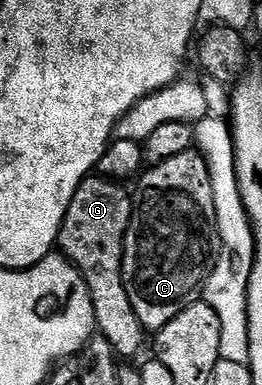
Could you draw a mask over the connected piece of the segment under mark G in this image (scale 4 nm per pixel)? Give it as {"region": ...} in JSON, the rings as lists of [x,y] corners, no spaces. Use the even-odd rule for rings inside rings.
{"region":[[[101,174],[87,176],[84,182],[80,182],[76,194],[72,194],[72,202],[64,214],[57,242],[61,255],[84,278],[92,298],[97,331],[108,338],[118,358],[136,355],[148,339],[140,318],[136,318],[136,310],[132,310],[128,290],[122,281],[122,251],[134,209],[131,193],[126,193],[122,188],[125,187],[121,183],[108,180]]]}

